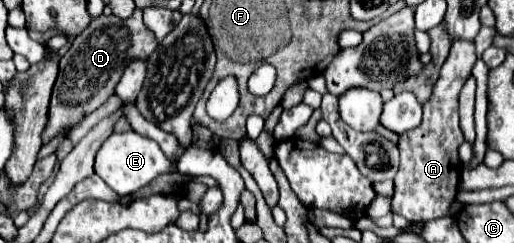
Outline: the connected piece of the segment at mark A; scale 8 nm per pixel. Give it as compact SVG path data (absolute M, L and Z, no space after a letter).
M455 39L447 61L441 67L441 75L435 83L433 97L423 105L423 121L417 129L399 135L401 167L395 177L395 197L391 211L403 215L407 221L431 221L449 215L449 205L457 195L457 181L463 169L457 155L463 143L463 131L459 127L457 99L465 79L471 75L475 63L475 41Z

